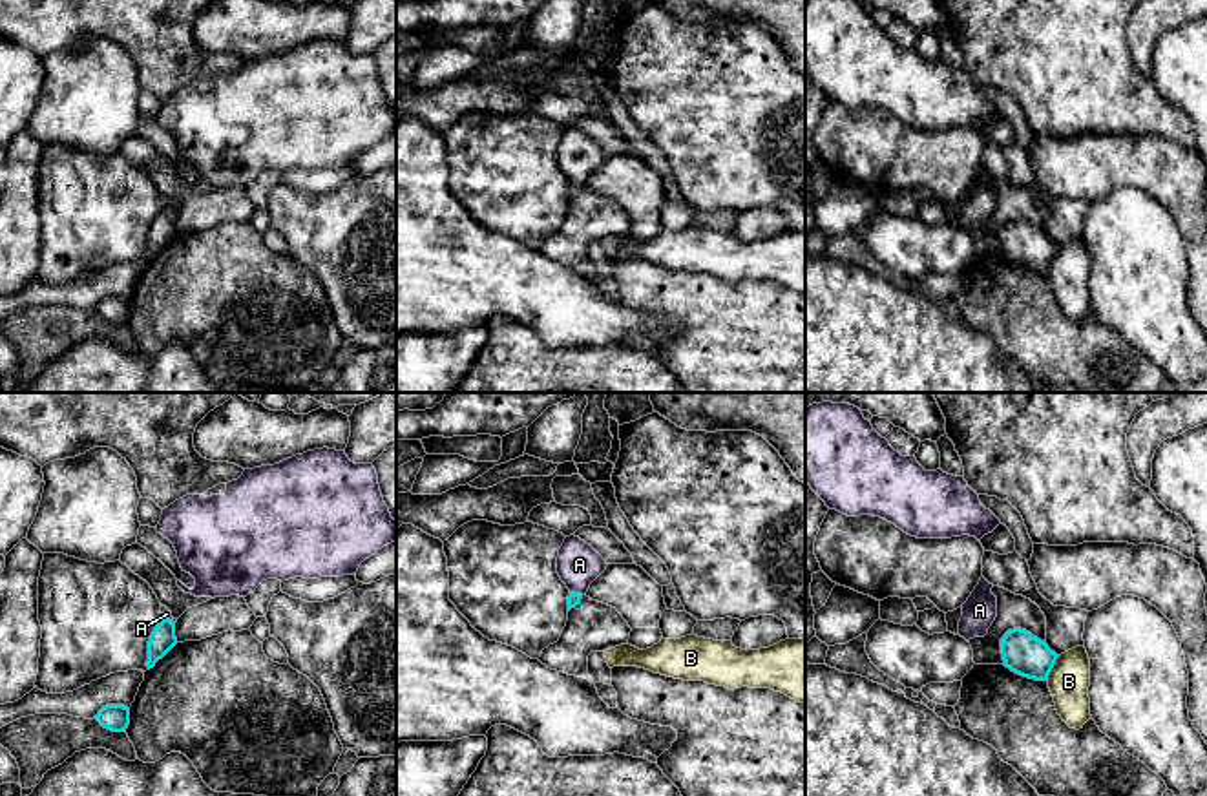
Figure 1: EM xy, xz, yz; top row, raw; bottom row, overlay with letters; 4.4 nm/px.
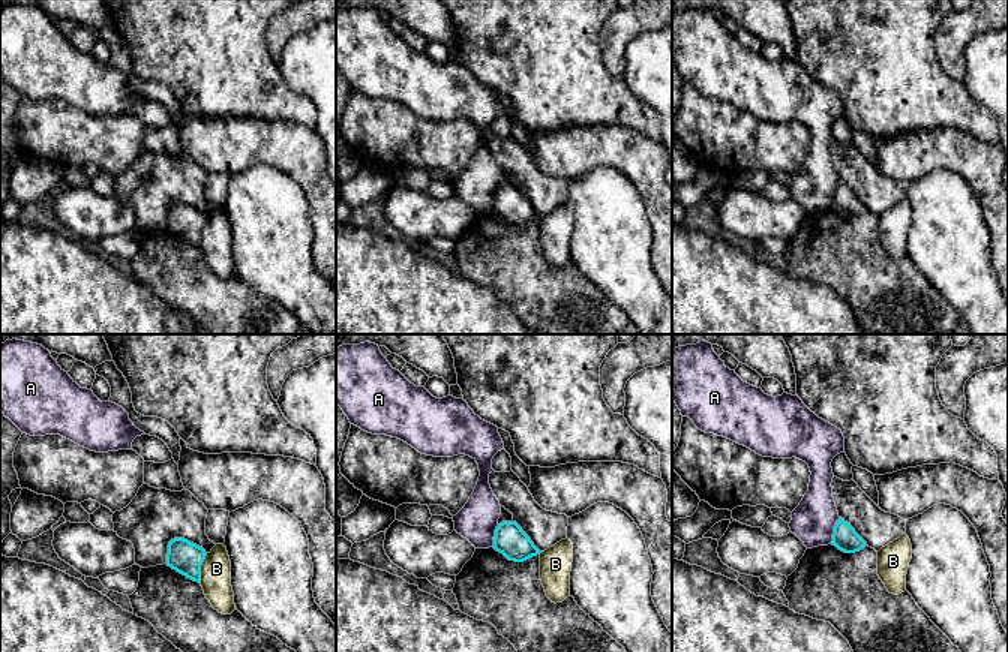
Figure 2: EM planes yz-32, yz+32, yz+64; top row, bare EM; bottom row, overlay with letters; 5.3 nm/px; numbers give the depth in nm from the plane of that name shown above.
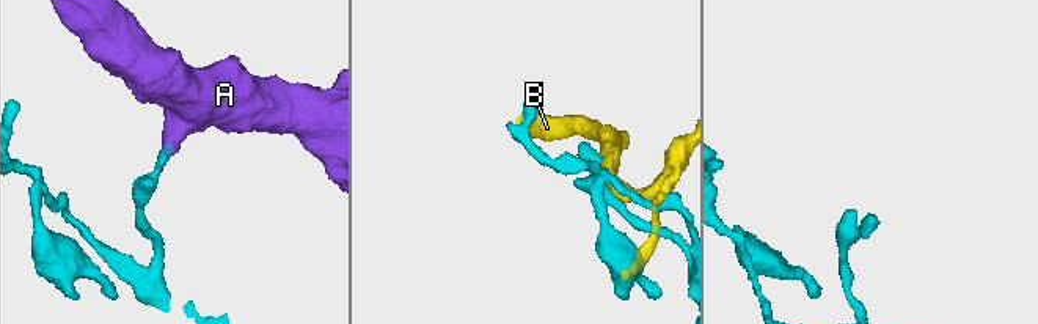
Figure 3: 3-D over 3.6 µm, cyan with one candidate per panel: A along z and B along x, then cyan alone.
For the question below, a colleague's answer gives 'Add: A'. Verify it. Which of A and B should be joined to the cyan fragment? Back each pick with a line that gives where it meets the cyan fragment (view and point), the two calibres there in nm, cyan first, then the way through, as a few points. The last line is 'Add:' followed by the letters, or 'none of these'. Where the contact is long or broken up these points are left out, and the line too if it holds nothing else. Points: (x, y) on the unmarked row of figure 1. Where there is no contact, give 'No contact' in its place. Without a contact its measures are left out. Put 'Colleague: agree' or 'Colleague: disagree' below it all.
Add: none of these
Colleague: disagree

